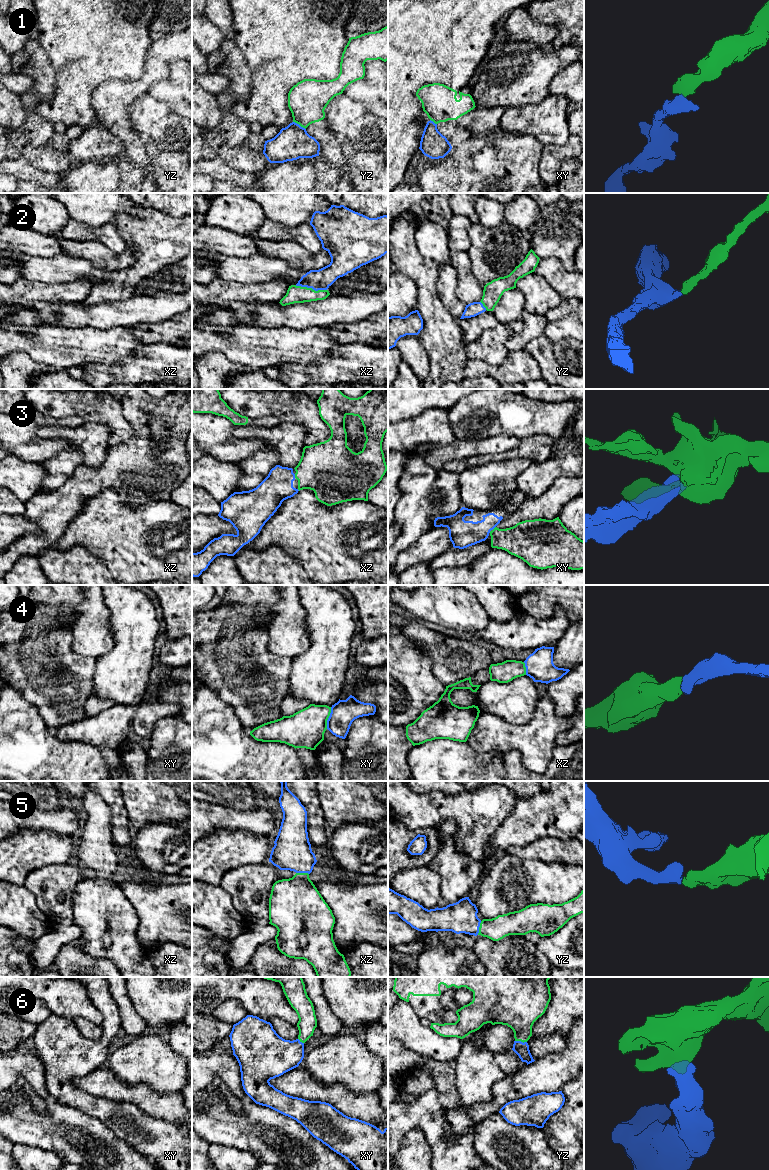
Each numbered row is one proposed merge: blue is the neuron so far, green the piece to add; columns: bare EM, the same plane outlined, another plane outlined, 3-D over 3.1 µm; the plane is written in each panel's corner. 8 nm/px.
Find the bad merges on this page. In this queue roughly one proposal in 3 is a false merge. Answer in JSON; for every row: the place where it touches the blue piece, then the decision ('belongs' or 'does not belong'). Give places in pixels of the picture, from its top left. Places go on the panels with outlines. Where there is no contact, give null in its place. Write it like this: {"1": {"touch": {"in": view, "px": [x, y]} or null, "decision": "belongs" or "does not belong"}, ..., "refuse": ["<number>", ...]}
{"1": {"touch": {"in": "yz", "px": [298, 124]}, "decision": "does not belong"}, "2": {"touch": {"in": "xz", "px": [311, 287]}, "decision": "belongs"}, "3": {"touch": {"in": "xz", "px": [294, 476]}, "decision": "belongs"}, "4": {"touch": {"in": "xy", "px": [328, 718]}, "decision": "belongs"}, "5": {"touch": {"in": "yz", "px": [478, 928]}, "decision": "belongs"}, "6": {"touch": {"in": "yz", "px": [520, 1041]}, "decision": "belongs"}, "refuse": ["1"]}

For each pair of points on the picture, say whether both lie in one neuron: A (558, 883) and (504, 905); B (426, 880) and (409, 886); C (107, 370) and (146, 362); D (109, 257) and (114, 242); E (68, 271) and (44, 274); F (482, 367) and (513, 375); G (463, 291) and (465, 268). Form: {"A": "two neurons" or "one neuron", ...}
{"A": "one neuron", "B": "one neuron", "C": "one neuron", "D": "two neurons", "E": "one neuron", "F": "one neuron", "G": "one neuron"}

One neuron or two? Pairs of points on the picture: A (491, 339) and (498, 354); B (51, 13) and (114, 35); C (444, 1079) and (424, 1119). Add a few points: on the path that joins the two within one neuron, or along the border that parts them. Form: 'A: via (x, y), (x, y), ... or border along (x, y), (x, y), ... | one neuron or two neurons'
A: via (491, 343), (491, 347), (494, 350) | one neuron
B: via (67, 13), (83, 13), (98, 28) | one neuron
C: border along (434, 1088), (443, 1110) | two neurons

